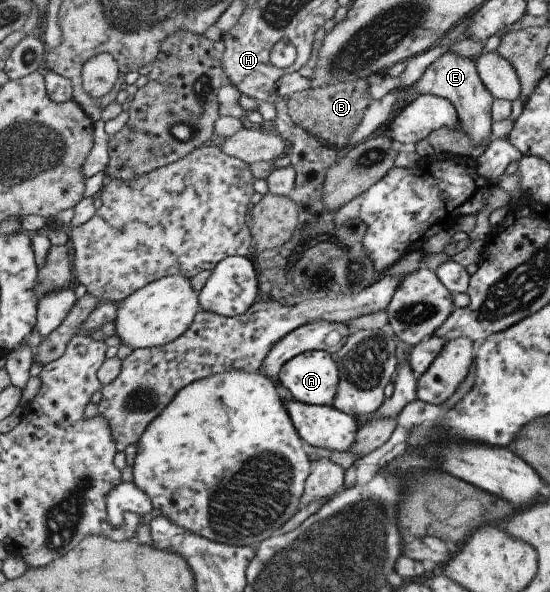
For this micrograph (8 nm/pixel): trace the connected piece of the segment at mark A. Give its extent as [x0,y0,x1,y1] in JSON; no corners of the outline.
[278,350,341,405]

